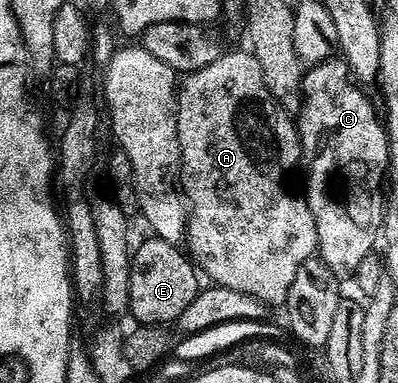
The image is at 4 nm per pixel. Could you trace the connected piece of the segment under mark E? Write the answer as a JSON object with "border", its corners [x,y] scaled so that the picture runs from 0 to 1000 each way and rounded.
{"border":[[[372,621],[337,645],[324,681],[324,812],[347,849],[432,849],[480,799],[500,760],[497,702],[447,640]]]}

